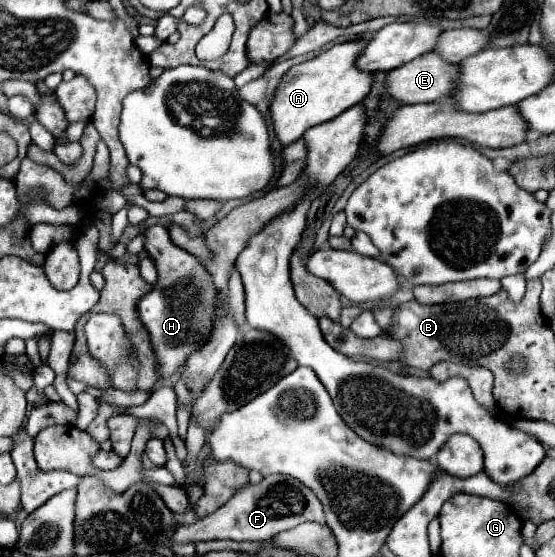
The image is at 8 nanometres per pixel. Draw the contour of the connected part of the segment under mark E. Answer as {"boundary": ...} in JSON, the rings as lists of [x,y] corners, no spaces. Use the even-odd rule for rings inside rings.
{"boundary":[[[430,51],[430,53],[424,53],[422,57],[416,57],[414,61],[404,63],[402,67],[396,67],[394,71],[390,71],[386,77],[386,89],[402,105],[440,101],[440,99],[448,97],[448,93],[452,91],[454,77],[456,77],[456,65],[440,59],[434,51]]]}

